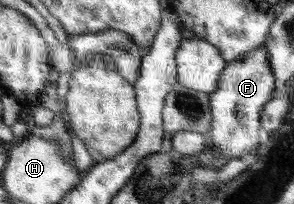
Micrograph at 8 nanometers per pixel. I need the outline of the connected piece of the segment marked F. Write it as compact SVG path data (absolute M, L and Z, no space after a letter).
M255 49L238 62L228 62L222 74L216 91L209 94L211 105L211 129L208 132L210 147L213 154L226 161L233 157L240 158L251 151L256 152L260 147L262 134L260 114L264 104L272 99L276 81L270 65L268 65L267 49Z

